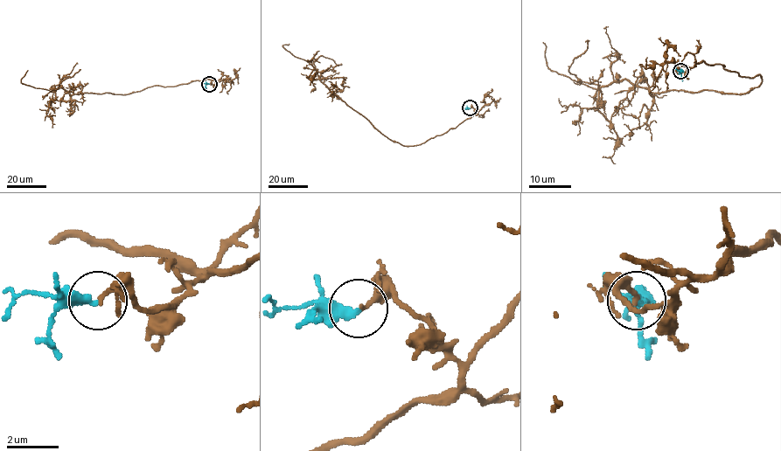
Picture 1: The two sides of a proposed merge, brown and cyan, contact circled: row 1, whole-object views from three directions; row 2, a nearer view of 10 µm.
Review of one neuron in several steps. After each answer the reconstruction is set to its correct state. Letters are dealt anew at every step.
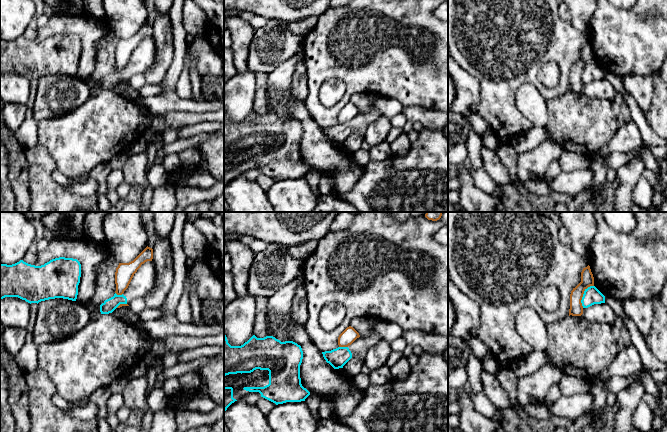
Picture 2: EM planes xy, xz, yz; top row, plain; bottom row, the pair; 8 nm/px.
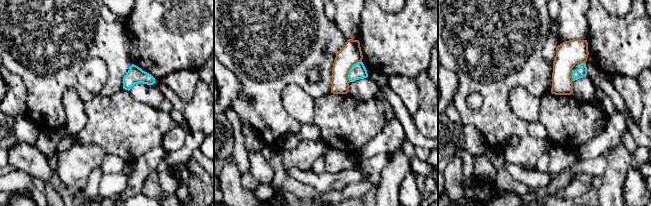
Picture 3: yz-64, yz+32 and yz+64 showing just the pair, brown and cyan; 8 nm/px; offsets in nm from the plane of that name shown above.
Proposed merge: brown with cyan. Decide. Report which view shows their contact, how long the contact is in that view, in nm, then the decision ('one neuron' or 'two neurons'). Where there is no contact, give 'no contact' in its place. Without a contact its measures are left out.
yz | 200 nm | two neurons

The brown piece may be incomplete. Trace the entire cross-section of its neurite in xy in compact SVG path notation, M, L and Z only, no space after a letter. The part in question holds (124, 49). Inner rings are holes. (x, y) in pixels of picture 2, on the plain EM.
M147 22L133 37L129 39L119 39L115 48L115 69L122 71L141 41L147 37L152 37L152 35L153 25Z

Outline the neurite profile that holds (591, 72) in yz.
M590 62L585 65L581 79L583 84L588 84L594 80L605 79L605 72L595 62Z

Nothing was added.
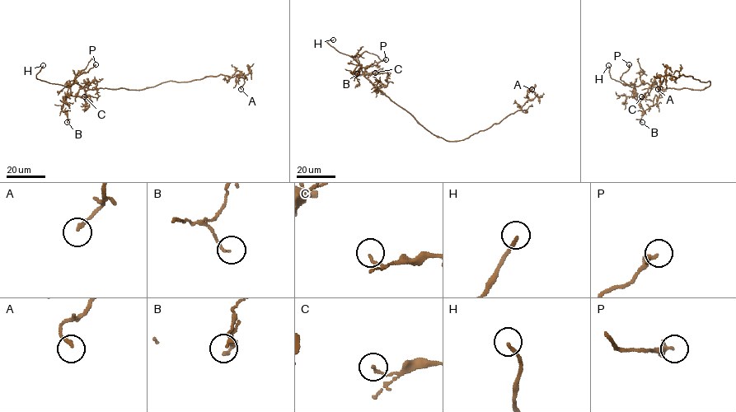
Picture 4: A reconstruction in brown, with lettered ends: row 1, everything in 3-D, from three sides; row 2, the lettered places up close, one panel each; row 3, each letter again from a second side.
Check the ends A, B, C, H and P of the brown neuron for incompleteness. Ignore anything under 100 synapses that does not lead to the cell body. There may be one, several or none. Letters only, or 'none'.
H

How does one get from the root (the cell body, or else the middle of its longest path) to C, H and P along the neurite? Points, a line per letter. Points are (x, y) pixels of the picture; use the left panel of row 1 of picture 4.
C: (134, 90), (89, 89), (89, 86), (95, 81), (98, 96), (84, 96)
H: (134, 90), (89, 89), (76, 83), (68, 87), (50, 83), (36, 77), (43, 65)
P: (134, 90), (89, 89), (76, 83), (70, 86), (67, 84), (96, 64)

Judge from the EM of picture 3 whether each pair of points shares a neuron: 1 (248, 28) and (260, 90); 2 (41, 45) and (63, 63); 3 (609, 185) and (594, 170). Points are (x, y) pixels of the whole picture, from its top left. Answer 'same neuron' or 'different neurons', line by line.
1: same neuron
2: same neuron
3: different neurons

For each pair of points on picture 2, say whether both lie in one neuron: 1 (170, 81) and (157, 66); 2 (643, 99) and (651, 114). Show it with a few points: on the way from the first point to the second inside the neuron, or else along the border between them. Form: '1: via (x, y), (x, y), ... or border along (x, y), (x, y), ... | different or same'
1: border along (174, 53), (172, 63), (161, 82) | different
2: border along (653, 85), (651, 104), (644, 112) | different

